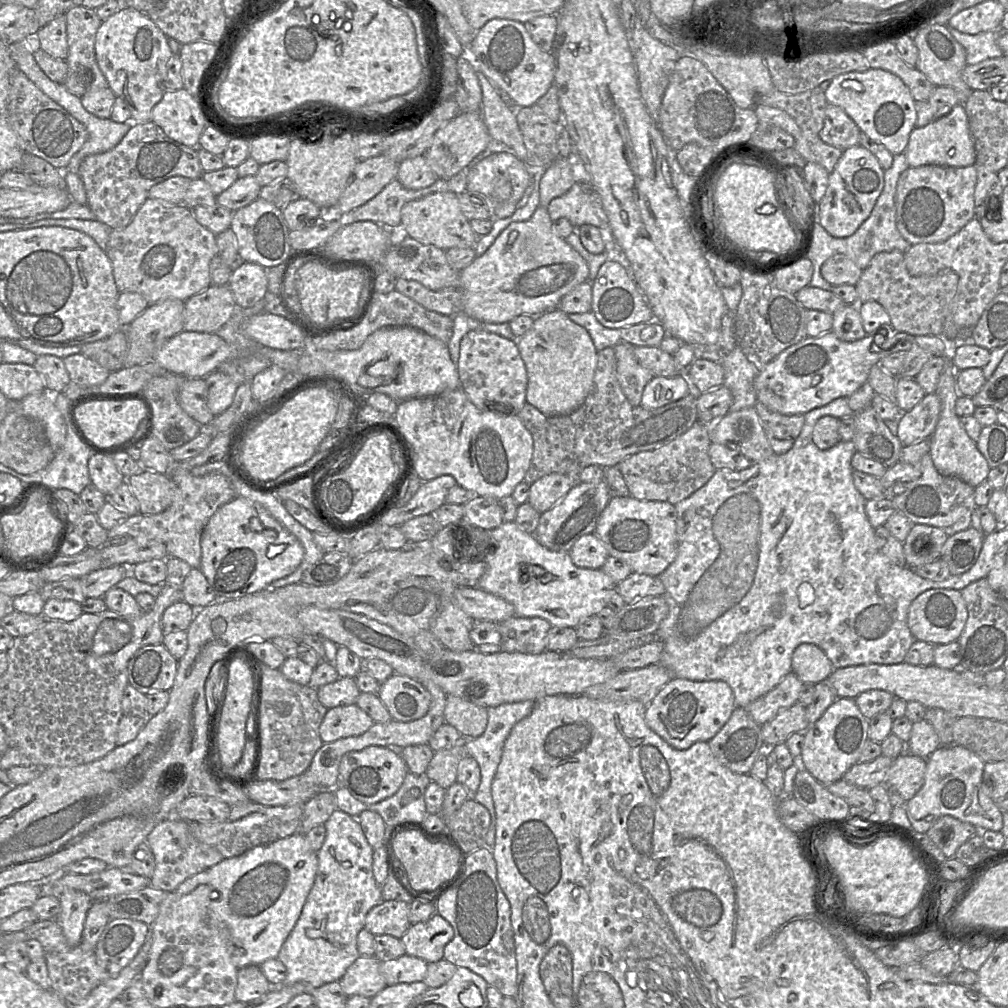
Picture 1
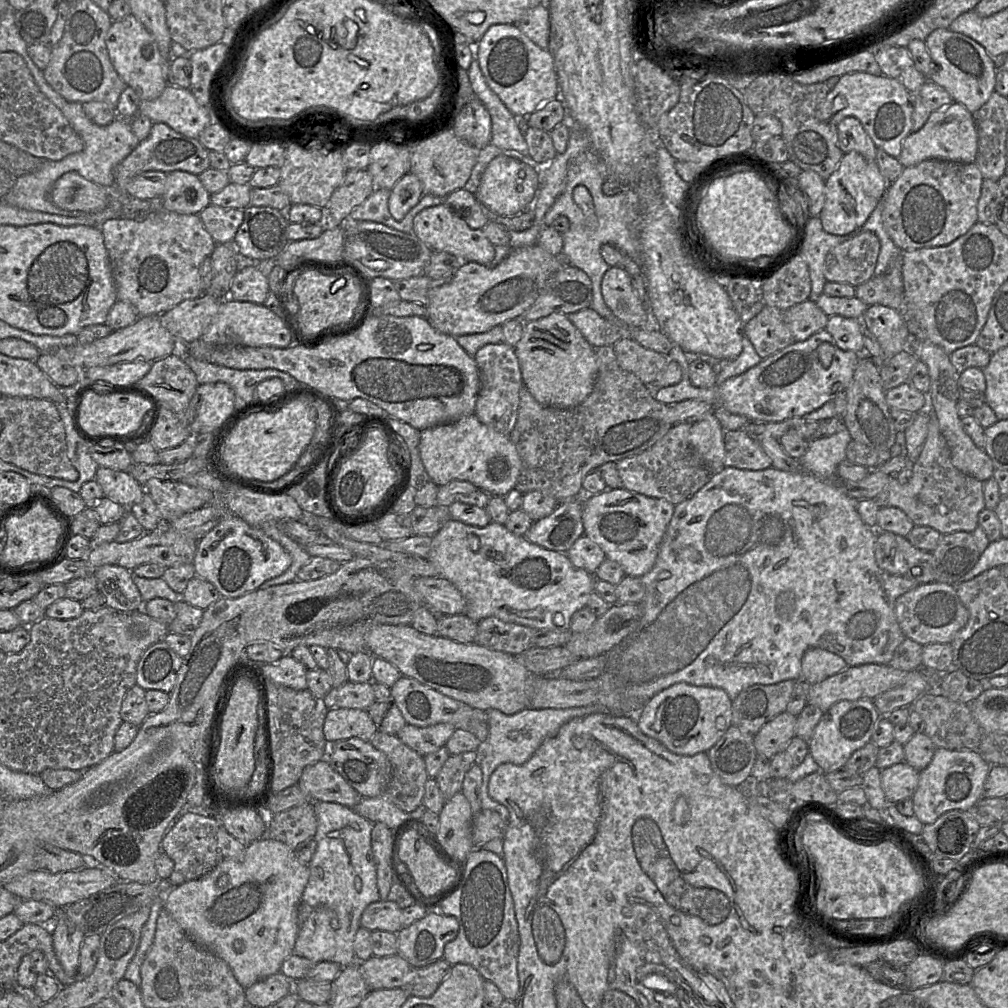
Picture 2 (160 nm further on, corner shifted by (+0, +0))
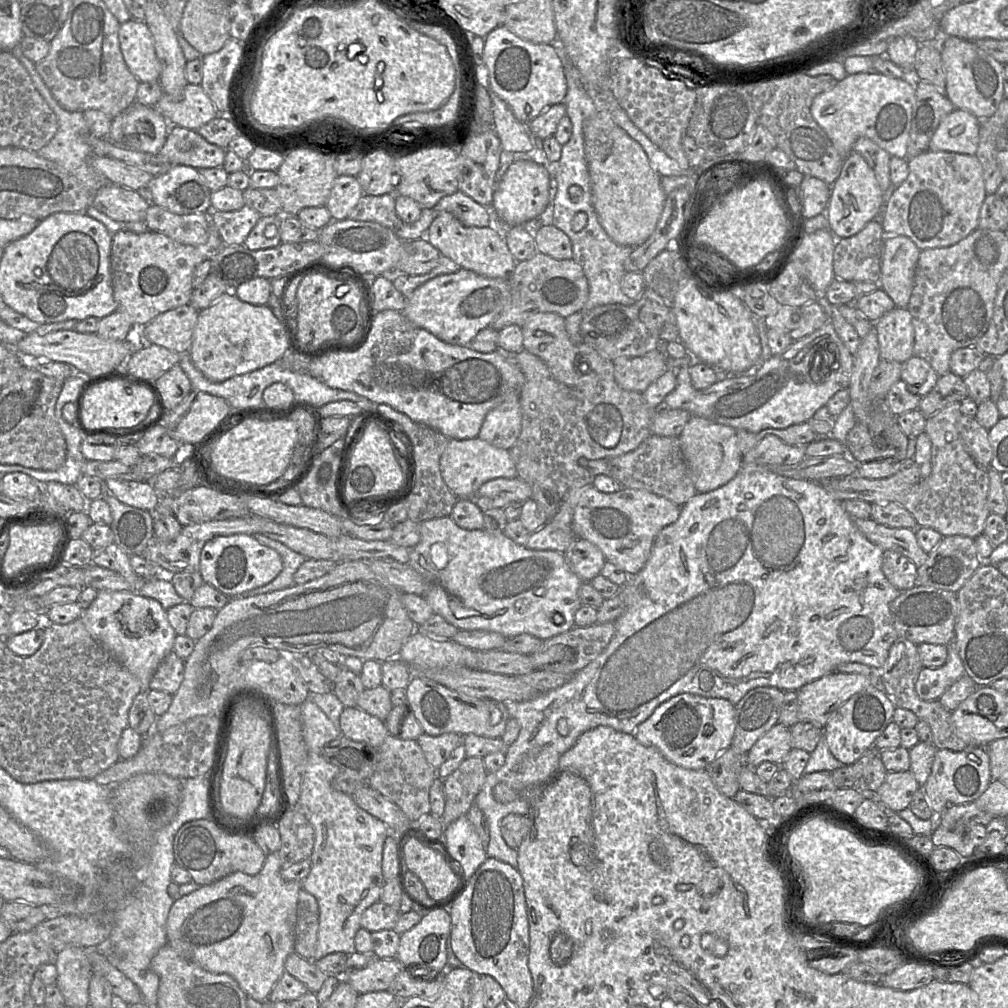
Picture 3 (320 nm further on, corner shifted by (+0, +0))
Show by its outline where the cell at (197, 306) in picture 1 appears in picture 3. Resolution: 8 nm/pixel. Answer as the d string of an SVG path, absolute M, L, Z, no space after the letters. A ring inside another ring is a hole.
M190 304L179 306L159 314L137 331L147 344L160 345L177 353L188 353L198 312Z

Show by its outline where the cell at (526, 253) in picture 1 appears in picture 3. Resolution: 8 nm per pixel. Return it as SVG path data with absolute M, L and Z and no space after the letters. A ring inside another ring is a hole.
M461 268L455 273L437 276L416 288L410 297L406 297L406 306L401 313L413 325L427 330L445 343L468 346L479 331L490 327L492 321L505 307L509 296L508 279L488 278Z

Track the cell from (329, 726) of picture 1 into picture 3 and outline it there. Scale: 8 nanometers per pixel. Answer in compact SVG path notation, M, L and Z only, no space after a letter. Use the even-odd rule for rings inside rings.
M358 707L344 708L340 715L340 730L343 736L375 749L378 749L389 735L383 720Z

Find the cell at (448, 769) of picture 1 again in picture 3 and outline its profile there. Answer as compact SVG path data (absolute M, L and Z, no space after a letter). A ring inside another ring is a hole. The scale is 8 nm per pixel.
M466 757L452 774L443 779L445 809L440 820L444 828L467 815L487 774L482 757Z

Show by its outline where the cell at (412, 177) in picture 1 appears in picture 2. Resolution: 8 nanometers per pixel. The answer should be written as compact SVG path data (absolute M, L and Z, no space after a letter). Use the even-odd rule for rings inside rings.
M411 172L405 174L391 189L388 202L391 216L396 220L402 220L423 195L423 187L417 176Z

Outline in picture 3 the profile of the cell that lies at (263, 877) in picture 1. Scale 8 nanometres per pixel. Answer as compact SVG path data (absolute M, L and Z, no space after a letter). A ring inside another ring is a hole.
M278 852L272 853L266 856L264 865L261 871L256 875L247 875L243 872L234 872L216 882L208 885L200 886L199 889L192 893L181 896L175 900L167 918L166 929L167 929L167 942L176 950L182 957L195 963L201 968L215 974L228 974L232 976L239 984L241 989L247 994L247 996L254 998L259 1002L265 1002L268 1000L269 995L280 980L283 973L285 972L285 960L294 952L294 939L295 939L295 925L297 920L297 905L299 891L303 888L302 882L298 881L285 881L281 877L282 864Z

